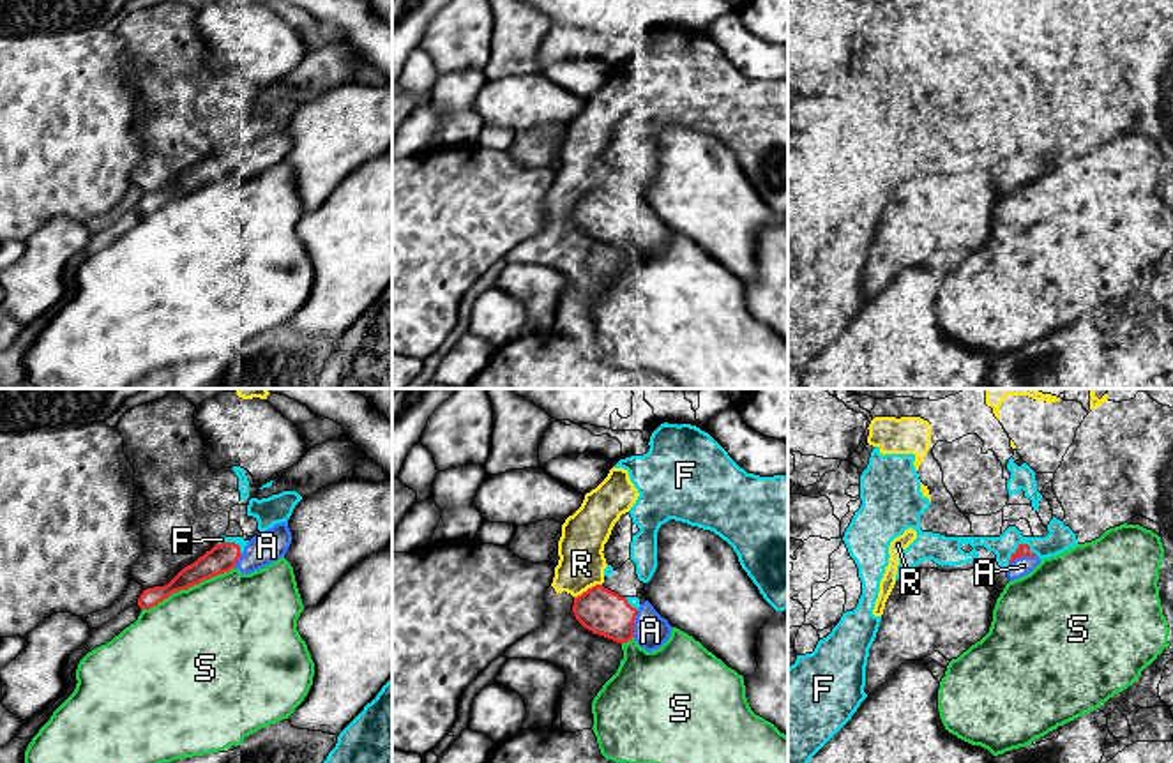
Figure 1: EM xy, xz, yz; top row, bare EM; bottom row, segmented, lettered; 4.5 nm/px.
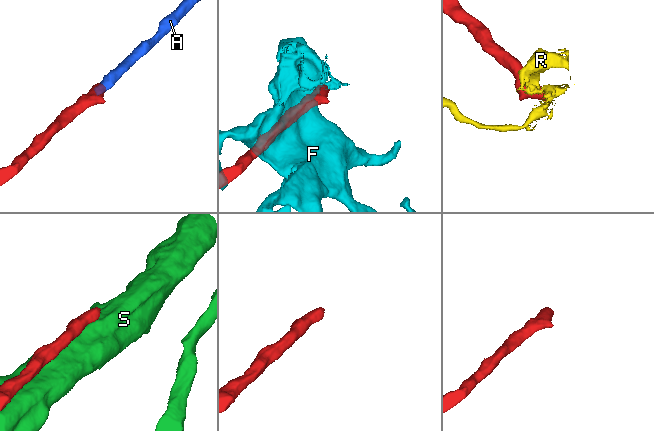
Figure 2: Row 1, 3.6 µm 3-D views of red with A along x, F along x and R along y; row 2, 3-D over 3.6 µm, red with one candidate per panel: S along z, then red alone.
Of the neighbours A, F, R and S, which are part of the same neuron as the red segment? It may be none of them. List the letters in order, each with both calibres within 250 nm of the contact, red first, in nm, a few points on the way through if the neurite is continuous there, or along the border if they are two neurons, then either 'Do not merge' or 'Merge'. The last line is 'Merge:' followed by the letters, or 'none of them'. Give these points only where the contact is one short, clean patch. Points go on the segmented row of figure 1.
A: Thickness 200 nm (red) against 160 nm. Merge
F: Thickness 60 nm (red) against 120 nm. Do not merge
R: Thickness 200 nm (red) against 220 nm. Boundary: xz (601, 583), (575, 597). Do not merge
S: Thickness 130 nm (red) against 480 nm. Do not merge
Merge: A

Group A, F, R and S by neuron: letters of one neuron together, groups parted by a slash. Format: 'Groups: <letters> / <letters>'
Groups: A / F R / S

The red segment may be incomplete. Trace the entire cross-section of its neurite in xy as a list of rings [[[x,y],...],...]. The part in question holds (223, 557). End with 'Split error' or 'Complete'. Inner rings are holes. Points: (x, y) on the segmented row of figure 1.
[[[288,521],[254,535],[242,549],[235,542],[216,544],[194,563],[184,567],[168,585],[143,590],[138,599],[141,609],[150,609],[168,599],[171,593],[187,590],[205,579],[238,569],[251,574],[283,558],[291,544]]]. Split error

